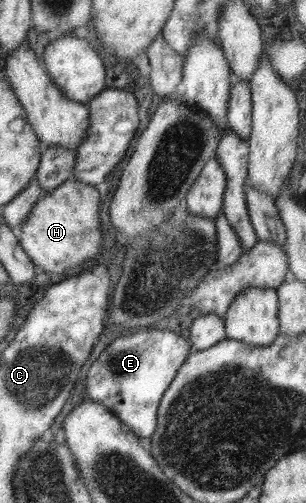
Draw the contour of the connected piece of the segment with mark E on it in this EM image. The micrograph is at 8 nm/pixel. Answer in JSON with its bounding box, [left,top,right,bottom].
[86,327,193,443]

